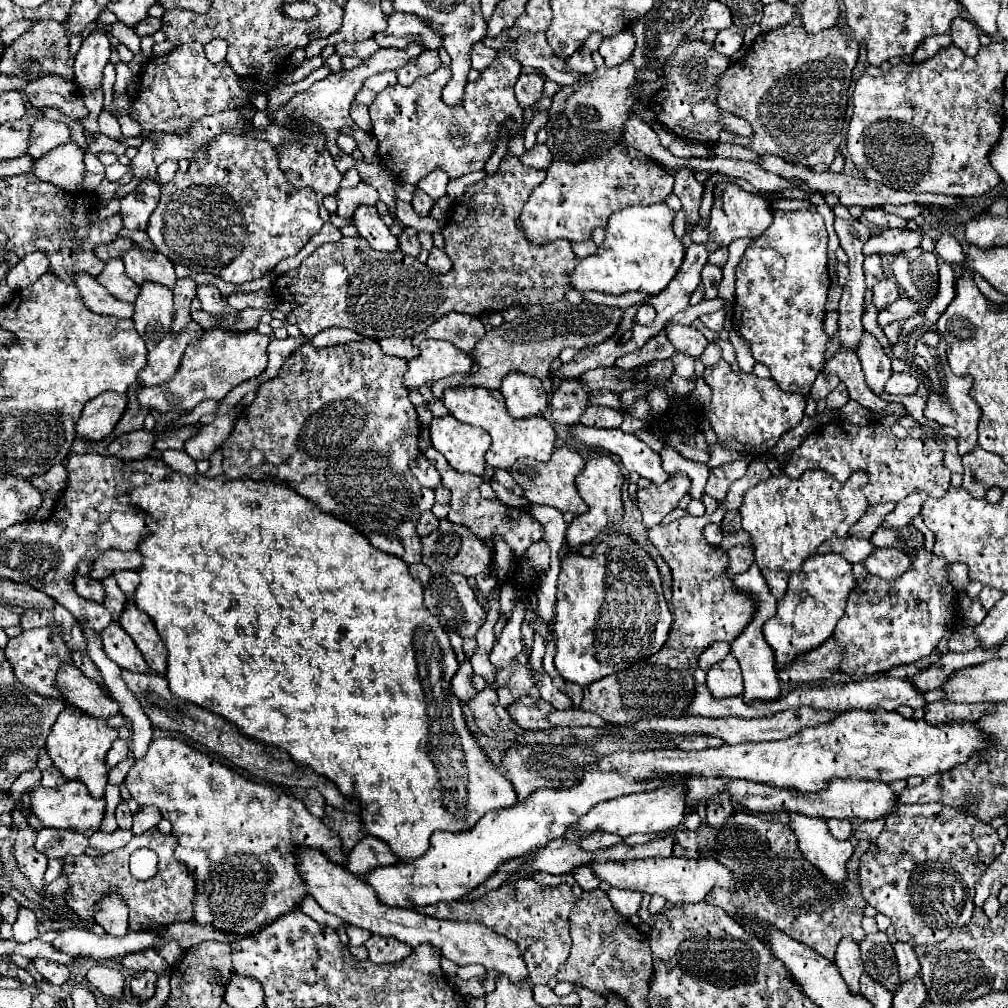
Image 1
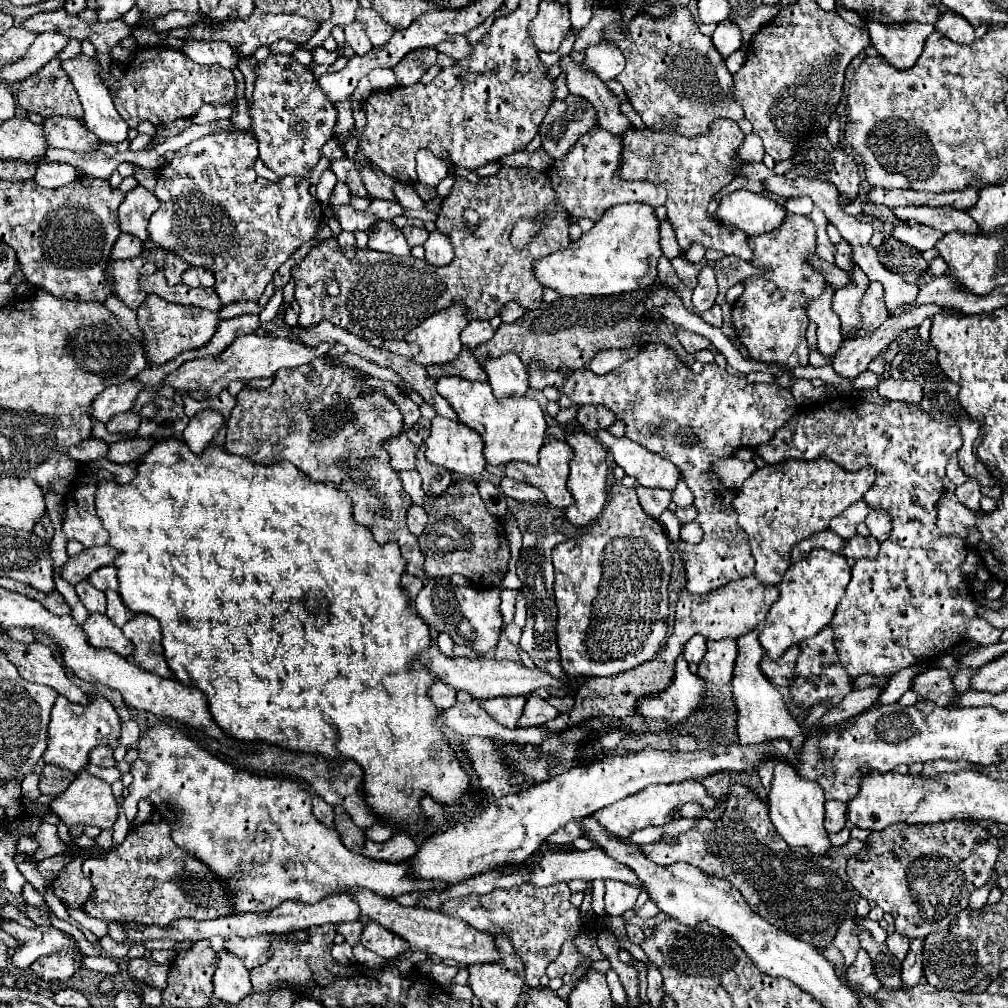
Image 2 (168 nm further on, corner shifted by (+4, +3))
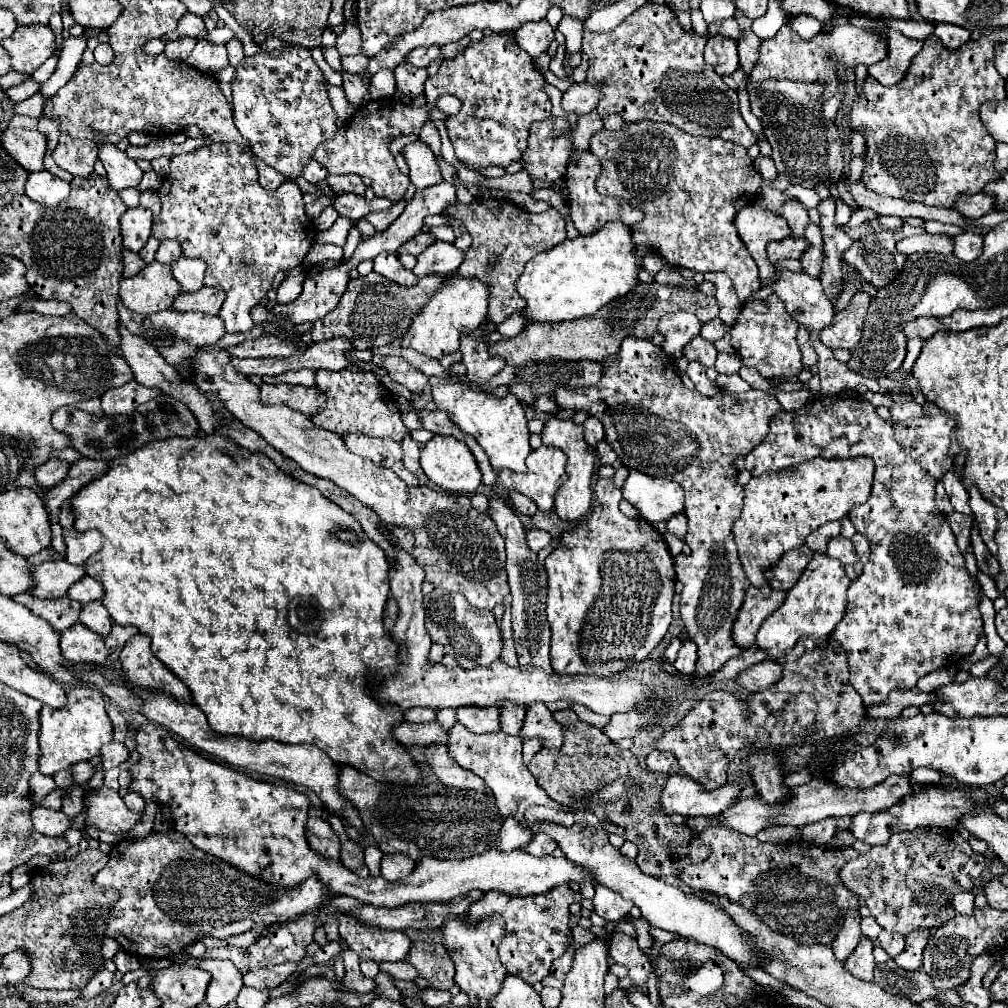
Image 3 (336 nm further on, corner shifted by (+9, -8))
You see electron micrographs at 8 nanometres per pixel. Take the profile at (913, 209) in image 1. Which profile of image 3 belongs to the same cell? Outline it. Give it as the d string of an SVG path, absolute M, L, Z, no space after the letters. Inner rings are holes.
M965 231L961 235L953 235L951 241L953 241L953 247L955 247L953 253L965 263L969 263L969 261L973 261L973 259L977 259L981 255L983 237L973 233L973 231Z

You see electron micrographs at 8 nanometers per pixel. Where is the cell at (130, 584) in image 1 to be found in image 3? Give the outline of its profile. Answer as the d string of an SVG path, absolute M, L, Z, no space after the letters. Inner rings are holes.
M85 577L79 583L75 583L67 595L79 603L89 603L95 599L103 599L103 585L97 579Z

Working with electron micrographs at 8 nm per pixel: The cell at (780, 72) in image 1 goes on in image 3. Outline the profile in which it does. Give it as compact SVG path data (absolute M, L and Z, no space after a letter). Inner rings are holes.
M785 23L775 37L763 39L759 47L759 59L749 75L749 85L755 85L759 81L767 79L791 79L799 83L823 83L823 95L821 103L825 103L829 97L837 95L839 89L839 77L837 77L837 65L843 65L845 69L857 67L859 63L863 65L873 65L881 61L887 55L885 43L879 35L859 29L853 25L839 25L831 31L819 31L813 39L805 41L801 39L789 23Z

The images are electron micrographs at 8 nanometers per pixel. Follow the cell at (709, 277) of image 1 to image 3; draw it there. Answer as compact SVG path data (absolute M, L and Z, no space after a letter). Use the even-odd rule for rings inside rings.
M679 311L679 313L669 313L659 319L659 331L665 335L663 341L663 351L671 355L673 359L679 359L683 353L683 347L701 331L699 319L695 315Z

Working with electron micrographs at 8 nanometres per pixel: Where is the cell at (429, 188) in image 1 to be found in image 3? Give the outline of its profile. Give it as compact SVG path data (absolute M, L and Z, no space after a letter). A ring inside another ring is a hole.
M415 141L411 145L405 145L403 155L405 155L405 161L409 165L411 183L417 189L427 189L427 187L443 181L441 171L439 171L439 167L435 163L433 151L425 143Z

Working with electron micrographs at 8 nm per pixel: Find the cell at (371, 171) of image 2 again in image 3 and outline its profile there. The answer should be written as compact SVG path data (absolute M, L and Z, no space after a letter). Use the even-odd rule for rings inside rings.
M327 175L327 183L331 185L331 189L335 193L353 193L356 195L364 195L367 189L359 175Z

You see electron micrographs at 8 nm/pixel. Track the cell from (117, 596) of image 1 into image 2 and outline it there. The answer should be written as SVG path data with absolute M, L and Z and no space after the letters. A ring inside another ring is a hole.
M108 590L108 592L106 592L106 598L108 598L108 610L106 610L106 616L108 616L118 628L122 628L128 620L134 618L134 612L130 612L128 608L124 608L124 604L122 604L118 592Z

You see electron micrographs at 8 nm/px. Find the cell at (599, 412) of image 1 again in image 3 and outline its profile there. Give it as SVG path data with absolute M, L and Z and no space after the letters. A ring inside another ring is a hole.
M587 417L587 421L583 423L583 433L585 433L585 441L591 447L595 447L605 437L605 431L603 431L601 421L595 419L595 417Z

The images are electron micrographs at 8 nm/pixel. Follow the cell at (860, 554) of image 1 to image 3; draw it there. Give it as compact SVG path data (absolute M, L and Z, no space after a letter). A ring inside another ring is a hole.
M803 545L803 547L799 547L799 549L787 551L787 553L783 555L783 559L781 559L775 567L771 567L771 569L767 571L769 585L771 585L773 589L783 589L783 591L791 589L791 587L797 583L797 579L801 577L803 569L805 569L807 563L811 561L811 557L813 557L813 551L811 551L807 545Z

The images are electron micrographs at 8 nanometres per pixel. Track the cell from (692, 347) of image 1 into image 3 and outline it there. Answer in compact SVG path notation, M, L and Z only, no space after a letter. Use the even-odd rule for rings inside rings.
M697 335L683 349L683 357L687 357L687 361L697 361L697 363L701 363L705 367L713 367L715 359L717 359L717 349L709 341L705 341L701 335Z

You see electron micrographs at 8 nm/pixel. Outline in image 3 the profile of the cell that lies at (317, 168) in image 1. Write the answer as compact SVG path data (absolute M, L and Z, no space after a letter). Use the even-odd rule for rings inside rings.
M299 45L245 57L237 65L237 75L231 83L235 127L249 141L257 159L291 181L301 177L315 147L337 131L335 111L323 83L325 77L311 59L309 49Z

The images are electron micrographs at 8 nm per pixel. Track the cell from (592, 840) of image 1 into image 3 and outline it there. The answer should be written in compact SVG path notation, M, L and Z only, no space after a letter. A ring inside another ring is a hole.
M535 833L525 851L531 853L533 857L545 857L545 855L551 855L557 847L559 845L555 845L555 841L547 833Z

